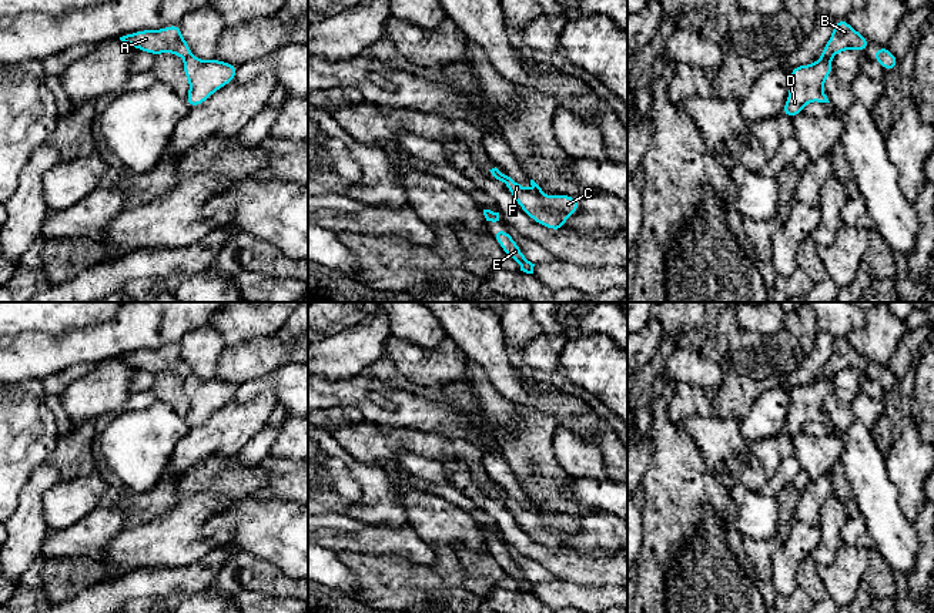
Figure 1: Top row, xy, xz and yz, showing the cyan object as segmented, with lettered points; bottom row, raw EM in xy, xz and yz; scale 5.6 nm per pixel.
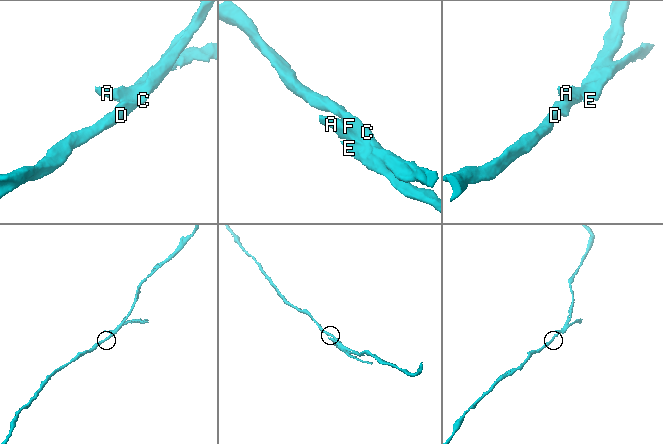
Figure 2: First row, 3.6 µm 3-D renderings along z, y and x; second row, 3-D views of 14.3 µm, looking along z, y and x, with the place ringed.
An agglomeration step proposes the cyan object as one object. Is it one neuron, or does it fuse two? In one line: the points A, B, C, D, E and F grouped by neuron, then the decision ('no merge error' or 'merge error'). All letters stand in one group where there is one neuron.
A B E / C D F | merge error

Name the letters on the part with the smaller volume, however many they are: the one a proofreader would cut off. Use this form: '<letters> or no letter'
A, B, E

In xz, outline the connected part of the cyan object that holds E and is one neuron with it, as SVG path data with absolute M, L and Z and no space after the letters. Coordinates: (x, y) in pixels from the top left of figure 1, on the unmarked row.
M495 549L492 555L498 560L498 563L502 566L505 573L519 583L520 590L523 590L526 593L533 593L535 583L532 583L522 573L522 570L518 566L516 560L509 555L508 549Z

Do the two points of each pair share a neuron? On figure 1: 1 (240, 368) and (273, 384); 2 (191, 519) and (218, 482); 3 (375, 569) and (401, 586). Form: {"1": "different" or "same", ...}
{"1": "different", "2": "different", "3": "same"}

